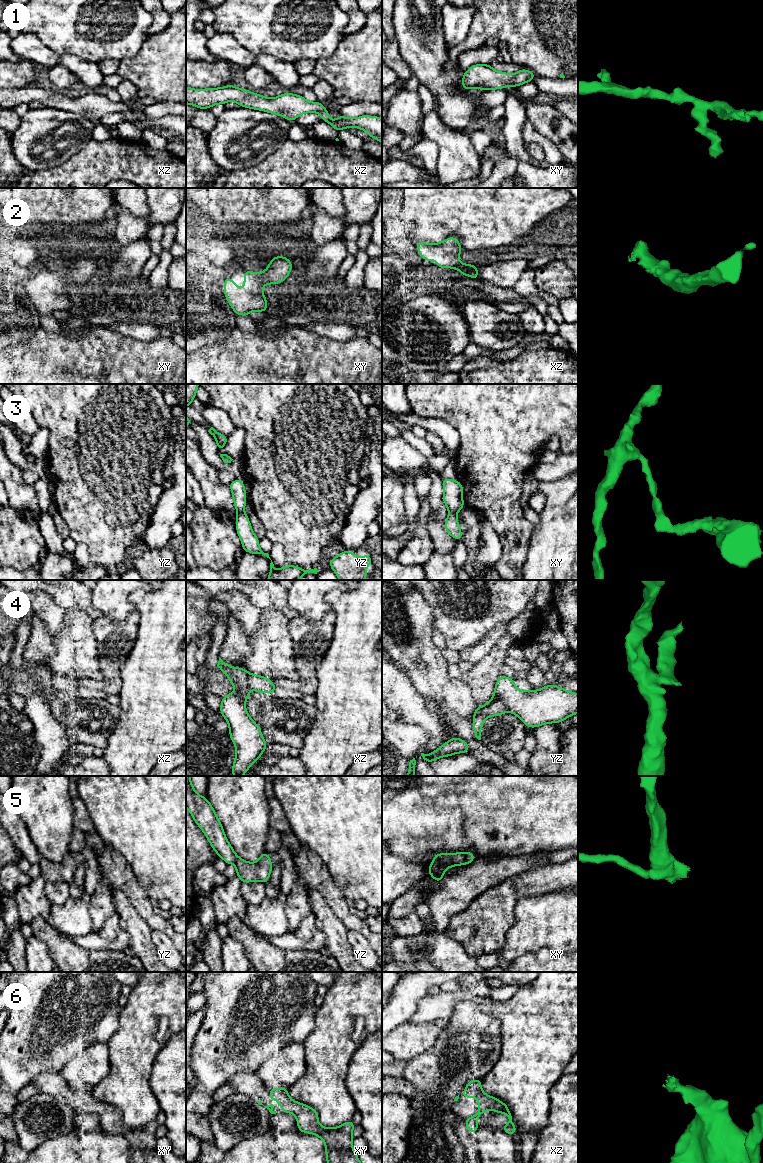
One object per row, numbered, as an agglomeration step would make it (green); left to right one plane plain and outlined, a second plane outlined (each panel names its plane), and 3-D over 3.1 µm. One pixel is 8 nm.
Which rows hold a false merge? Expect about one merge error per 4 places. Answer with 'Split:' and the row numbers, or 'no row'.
Split: 3, 4

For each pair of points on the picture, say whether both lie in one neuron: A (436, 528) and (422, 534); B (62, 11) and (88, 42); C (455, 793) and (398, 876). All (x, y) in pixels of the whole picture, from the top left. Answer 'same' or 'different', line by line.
A: different
B: same
C: different

